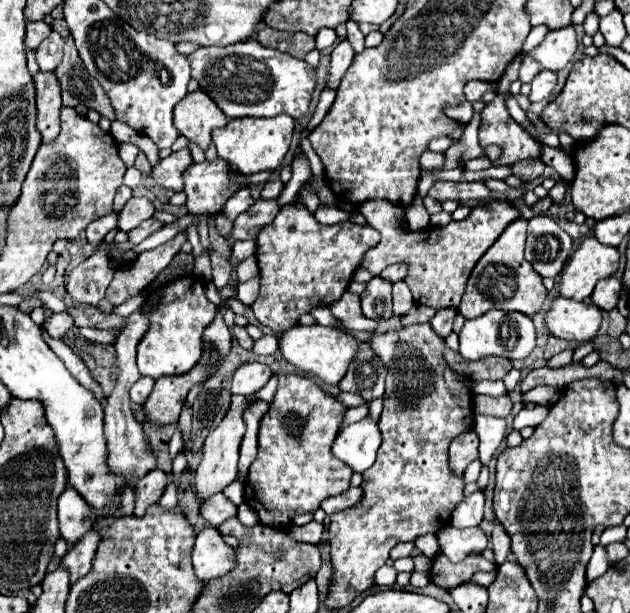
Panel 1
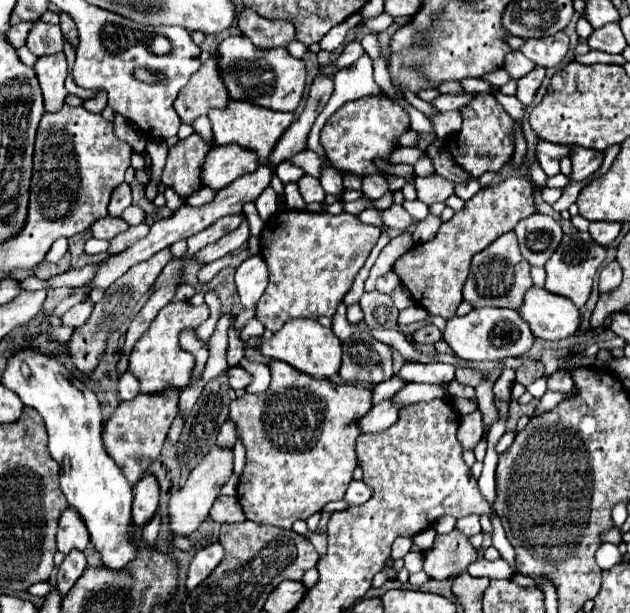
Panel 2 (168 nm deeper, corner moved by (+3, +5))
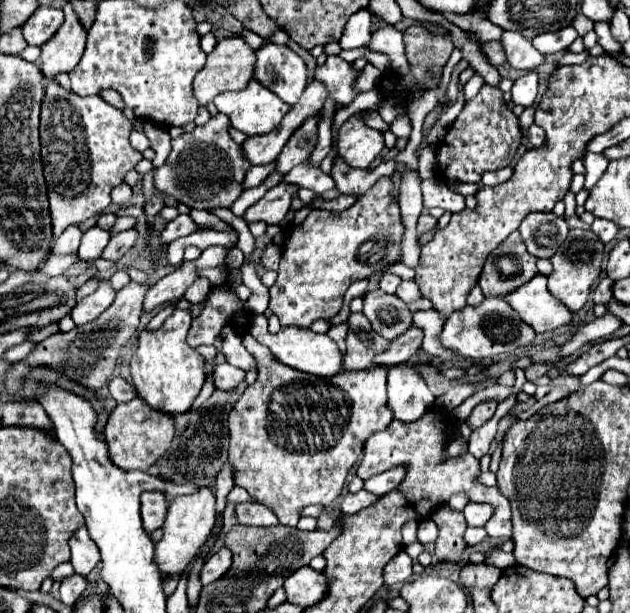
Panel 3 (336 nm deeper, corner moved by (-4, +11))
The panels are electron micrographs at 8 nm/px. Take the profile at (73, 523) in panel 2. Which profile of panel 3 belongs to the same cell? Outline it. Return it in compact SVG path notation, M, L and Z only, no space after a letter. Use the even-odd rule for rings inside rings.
M80 527L74 537L70 537L70 549L72 549L72 565L74 571L80 575L88 575L96 563L100 561L100 553L98 547L94 545L94 541L90 541L90 535L86 533L86 527Z

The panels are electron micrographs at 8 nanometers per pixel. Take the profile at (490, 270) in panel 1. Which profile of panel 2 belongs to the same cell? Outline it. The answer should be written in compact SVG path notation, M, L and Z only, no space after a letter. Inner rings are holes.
M503 233L497 241L493 241L487 249L477 253L471 261L469 279L463 289L463 297L475 307L509 307L517 309L523 301L525 291L533 285L529 275L529 263L523 259L517 247L515 233Z

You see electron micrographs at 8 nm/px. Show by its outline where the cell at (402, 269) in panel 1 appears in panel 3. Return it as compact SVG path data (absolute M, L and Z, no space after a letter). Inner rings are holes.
M384 273L382 275L382 279L380 279L380 289L384 291L384 293L394 293L396 289L398 289L398 285L400 285L400 277L398 275L392 275L392 273Z

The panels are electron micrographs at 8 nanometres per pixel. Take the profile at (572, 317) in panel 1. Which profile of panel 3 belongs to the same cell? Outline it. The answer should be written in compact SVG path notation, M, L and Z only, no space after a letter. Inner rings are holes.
M538 273L532 281L510 293L506 301L536 333L554 331L572 323L574 313L548 291L546 275Z

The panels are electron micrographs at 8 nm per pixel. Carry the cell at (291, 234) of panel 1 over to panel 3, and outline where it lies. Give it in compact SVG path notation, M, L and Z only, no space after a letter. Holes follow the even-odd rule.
M382 177L350 209L340 213L312 209L300 225L292 223L284 229L278 279L270 287L268 307L280 319L282 327L310 327L320 317L332 319L338 315L350 283L368 279L400 259L404 227L400 223L398 201L390 197L390 189L392 179Z

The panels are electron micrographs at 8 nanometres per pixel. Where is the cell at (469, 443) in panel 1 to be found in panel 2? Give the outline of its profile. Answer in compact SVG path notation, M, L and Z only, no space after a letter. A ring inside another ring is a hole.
M473 411L465 417L461 417L459 421L459 431L457 431L457 439L461 441L463 449L473 449L481 437L483 437L483 417L481 411Z

